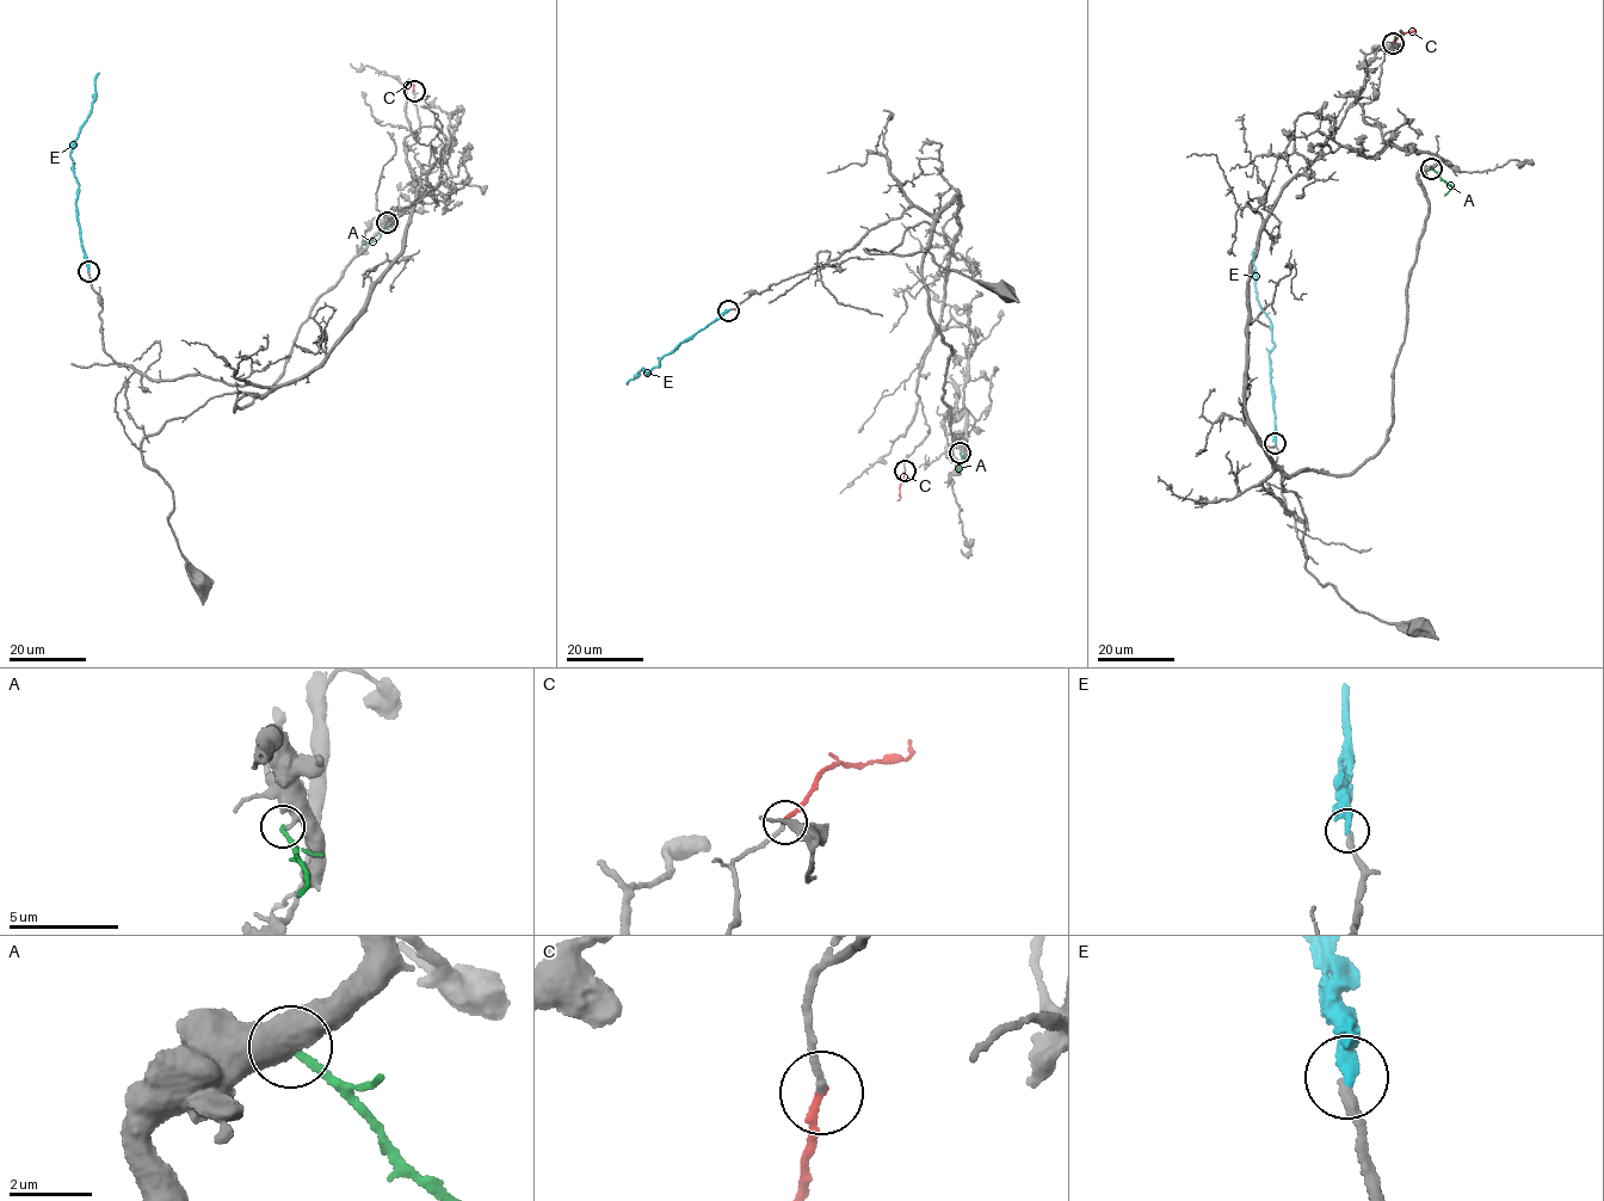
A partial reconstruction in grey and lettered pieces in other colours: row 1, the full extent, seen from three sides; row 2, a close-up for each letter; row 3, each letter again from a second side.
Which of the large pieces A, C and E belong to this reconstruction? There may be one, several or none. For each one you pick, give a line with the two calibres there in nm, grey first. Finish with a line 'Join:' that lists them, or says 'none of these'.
C: 170/190 nm
Join: C

